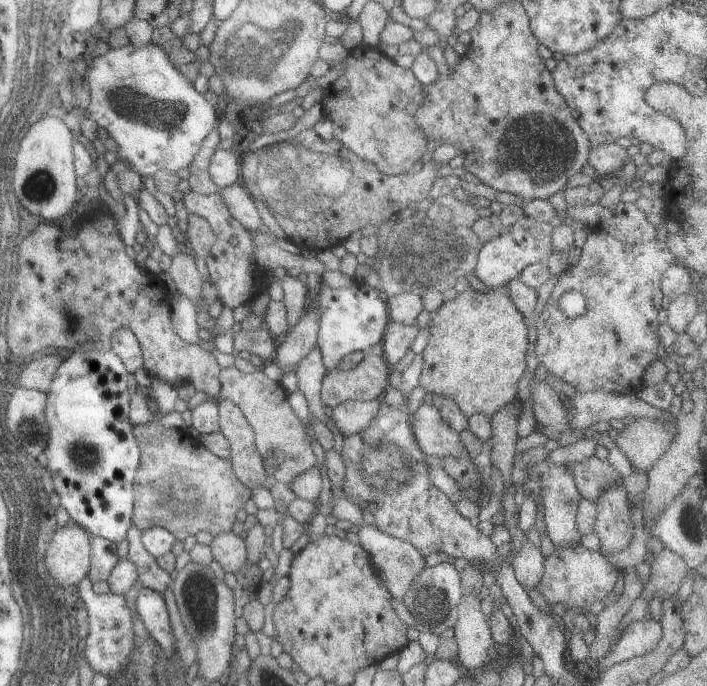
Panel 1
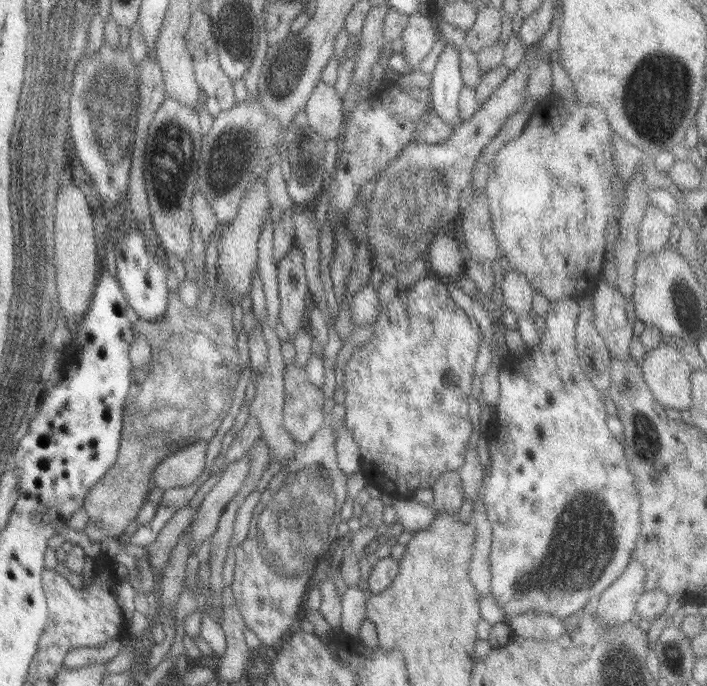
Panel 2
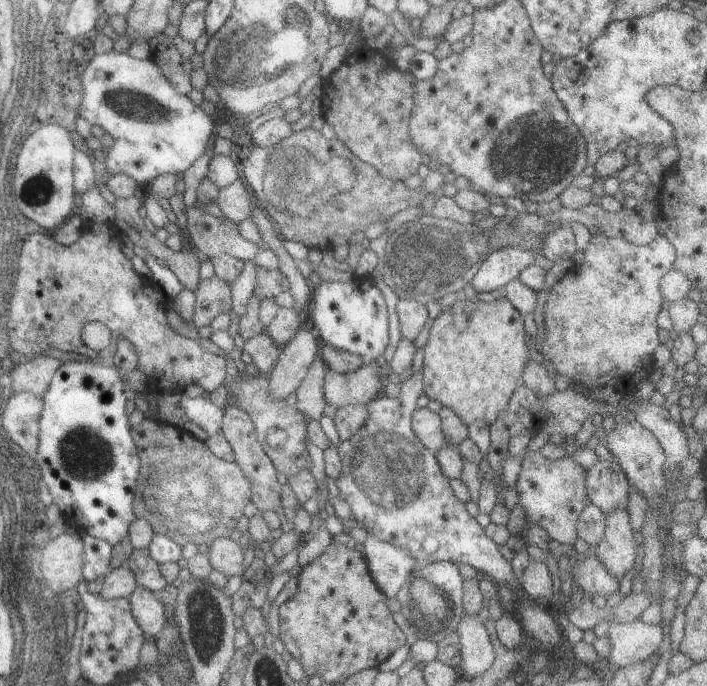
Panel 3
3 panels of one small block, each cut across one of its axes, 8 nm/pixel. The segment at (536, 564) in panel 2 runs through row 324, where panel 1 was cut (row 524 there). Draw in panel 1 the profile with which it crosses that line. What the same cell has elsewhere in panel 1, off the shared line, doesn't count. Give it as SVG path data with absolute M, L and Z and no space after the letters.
M543 459L523 470L527 476L526 482L521 485L521 488L523 488L525 495L534 497L536 505L538 503L541 506L541 516L545 522L545 532L547 532L548 539L556 548L565 549L579 544L580 534L576 529L574 518L581 496L577 492L568 468Z

